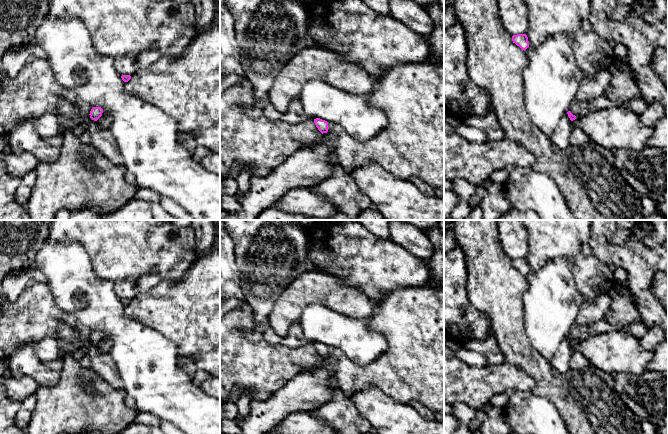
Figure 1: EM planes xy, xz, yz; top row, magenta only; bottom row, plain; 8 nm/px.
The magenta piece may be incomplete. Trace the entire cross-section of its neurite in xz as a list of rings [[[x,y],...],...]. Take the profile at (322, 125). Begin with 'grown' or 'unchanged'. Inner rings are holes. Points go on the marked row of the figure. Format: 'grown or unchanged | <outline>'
unchanged | [[[316,118],[314,119],[314,123],[316,125],[316,127],[318,128],[318,130],[323,134],[323,133],[327,133],[328,132],[328,122],[325,120],[322,120],[320,118]]]

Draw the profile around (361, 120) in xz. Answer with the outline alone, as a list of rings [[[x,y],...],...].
[[[313,79],[304,84],[298,98],[308,116],[339,124],[360,142],[373,138],[388,124],[385,113],[370,103],[370,93],[352,95]]]

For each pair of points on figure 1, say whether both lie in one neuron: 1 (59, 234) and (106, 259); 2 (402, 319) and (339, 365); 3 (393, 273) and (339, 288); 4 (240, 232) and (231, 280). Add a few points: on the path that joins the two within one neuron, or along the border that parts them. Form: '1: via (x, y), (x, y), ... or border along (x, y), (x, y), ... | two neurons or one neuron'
1: via (71, 231), (80, 231), (96, 247) | one neuron
2: via (402, 341), (402, 345), (375, 372), (361, 372) | one neuron
3: border along (324, 271), (338, 275), (346, 280) | two neurons
4: border along (230, 237), (233, 243), (234, 259), (241, 283) | two neurons

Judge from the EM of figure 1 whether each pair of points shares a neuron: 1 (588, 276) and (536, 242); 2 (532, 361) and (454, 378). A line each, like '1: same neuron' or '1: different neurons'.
1: same neuron
2: different neurons

